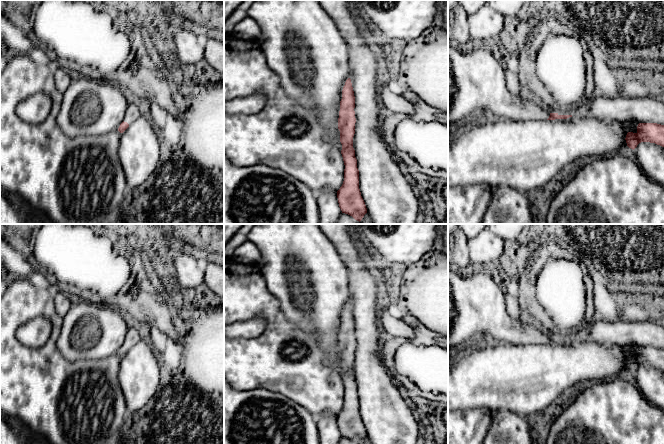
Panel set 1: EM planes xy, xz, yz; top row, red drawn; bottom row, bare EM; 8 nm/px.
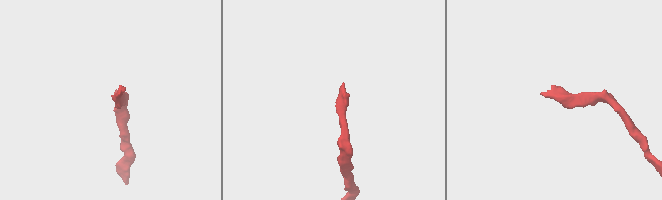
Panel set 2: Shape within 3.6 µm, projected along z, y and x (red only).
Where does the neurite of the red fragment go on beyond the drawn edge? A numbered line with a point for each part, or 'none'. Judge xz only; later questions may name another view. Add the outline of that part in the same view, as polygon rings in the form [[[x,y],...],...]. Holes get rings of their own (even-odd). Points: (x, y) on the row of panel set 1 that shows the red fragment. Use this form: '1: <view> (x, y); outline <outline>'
none

